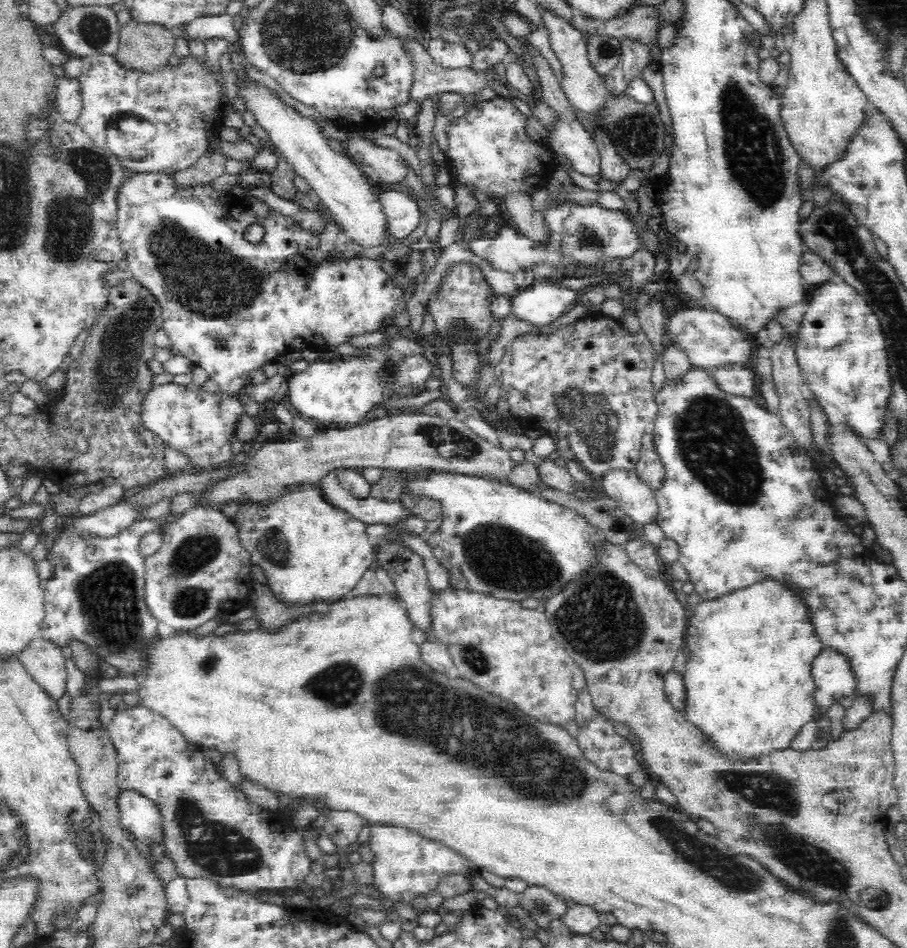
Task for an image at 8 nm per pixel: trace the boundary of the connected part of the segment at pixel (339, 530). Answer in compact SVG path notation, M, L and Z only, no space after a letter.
M302 480L278 490L266 490L262 500L242 500L234 512L232 522L239 531L241 545L251 554L253 564L263 568L273 593L285 602L340 601L355 588L375 560L374 541L366 533L367 525L326 498L320 484Z

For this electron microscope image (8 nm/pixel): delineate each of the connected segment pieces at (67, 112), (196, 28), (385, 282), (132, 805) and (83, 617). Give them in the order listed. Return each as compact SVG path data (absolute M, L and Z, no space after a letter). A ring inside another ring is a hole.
M79 77L60 78L55 92L55 108L57 108L59 119L75 123L82 107L83 96Z
M227 12L218 16L208 16L206 18L194 19L184 25L186 28L185 38L205 41L206 39L216 39L221 46L229 48L233 52L238 52L240 58L244 53L238 31L234 27L234 17Z
M135 173L134 176L121 188L118 195L119 209L115 222L117 234L119 235L123 260L128 262L126 271L158 299L158 303L164 311L163 330L168 335L168 340L181 355L188 357L194 367L200 367L205 370L211 380L218 383L220 392L237 397L237 393L243 390L249 383L252 370L262 368L266 363L273 362L279 356L289 350L290 344L294 338L303 338L308 345L331 346L333 343L340 344L345 342L348 334L358 334L358 332L380 331L383 324L392 320L395 316L405 312L407 293L400 288L381 268L380 260L359 260L353 258L342 264L337 262L323 261L321 264L310 260L306 256L308 250L320 248L320 234L313 228L304 228L297 218L280 214L278 211L270 211L268 216L260 217L254 213L254 210L246 204L244 198L238 198L229 191L218 190L208 184L196 184L182 186L178 184L171 175L164 173ZM250 224L260 224L264 228L265 235L262 241L253 245L245 240L246 227ZM225 336L229 340L229 345L225 349L216 349L216 338Z
M121 789L116 799L118 822L134 834L135 838L148 843L162 844L161 812L158 805L134 789Z
M169 513L168 516L160 517L160 518L150 518L150 519L142 519L137 520L130 526L130 528L126 528L126 530L122 530L116 536L98 536L97 534L85 534L85 532L78 531L76 527L74 527L73 517L66 518L67 522L64 522L62 526L60 526L60 530L56 528L57 535L56 539L54 539L54 543L52 544L52 548L47 555L47 560L52 564L53 575L49 579L44 579L41 582L41 588L43 591L43 599L44 599L44 618L42 622L40 622L39 628L39 637L58 645L59 647L67 646L68 640L73 637L79 641L85 640L85 642L89 642L89 644L93 644L99 650L99 656L101 656L101 660L105 662L111 663L112 666L115 666L119 671L120 676L130 676L134 670L138 670L140 668L140 662L142 662L142 646L150 640L150 636L154 636L157 634L157 622L150 613L148 613L148 607L146 607L146 603L144 603L144 559L145 556L139 550L139 542L140 539L148 533L158 532L162 533L162 528L168 530L174 522L176 522L182 514L173 514Z

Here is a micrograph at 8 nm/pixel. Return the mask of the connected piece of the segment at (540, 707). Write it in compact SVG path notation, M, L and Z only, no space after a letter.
M451 585L440 590L431 588L428 603L429 635L448 647L459 676L518 704L540 723L566 726L574 720L578 694L572 685L574 662L554 642L545 613L524 608L520 601L497 599Z

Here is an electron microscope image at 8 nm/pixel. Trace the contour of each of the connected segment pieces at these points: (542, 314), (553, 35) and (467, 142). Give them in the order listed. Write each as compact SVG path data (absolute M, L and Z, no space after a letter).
M558 280L535 281L511 297L511 307L518 319L534 325L554 322L578 302L581 292L558 284Z
M544 13L542 16L549 31L550 49L556 54L563 68L560 83L565 97L571 104L575 104L584 112L596 110L607 95L607 88L602 75L595 68L590 67L585 36L582 35L582 31L576 29L568 21L564 21L564 19L558 19L558 17L550 15L550 13Z
M504 97L480 101L465 115L446 126L448 153L445 168L450 173L450 184L468 188L482 198L509 199L514 195L530 197L536 190L554 185L552 174L557 167L557 156L544 141L532 140L526 131L526 116Z

